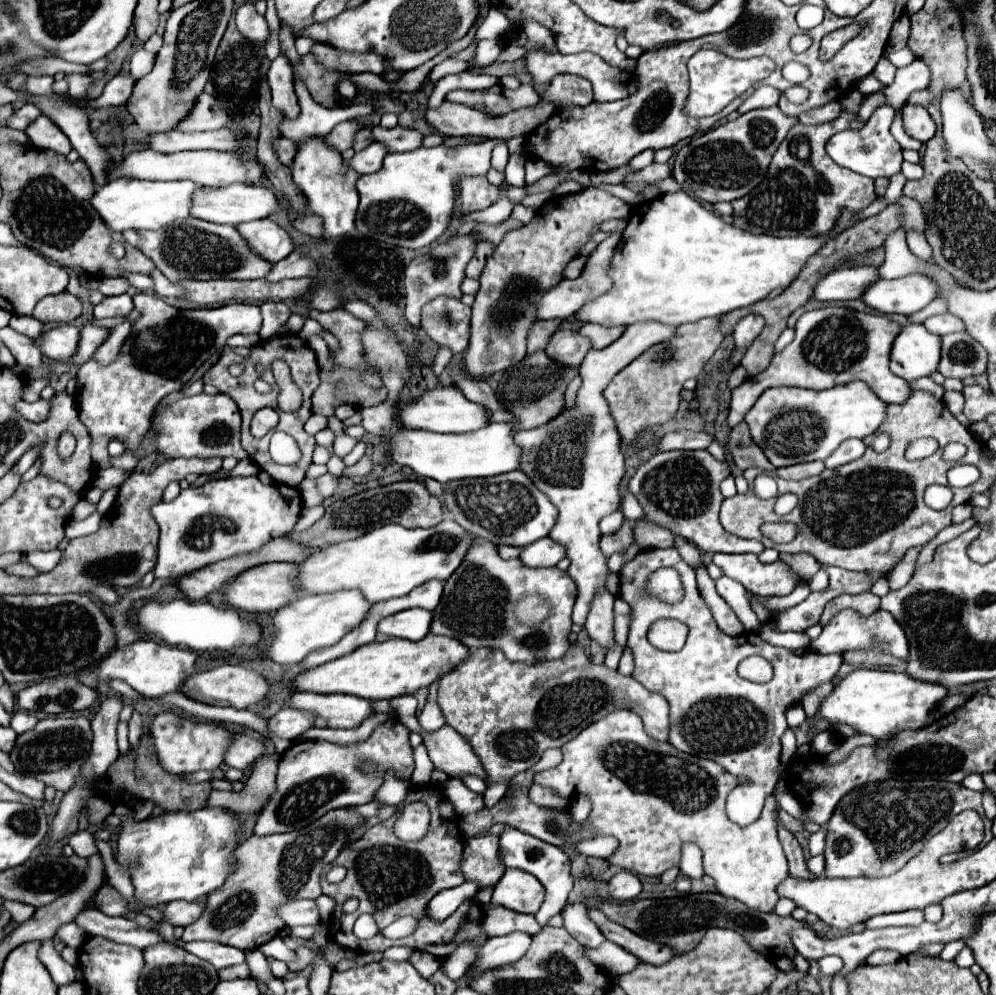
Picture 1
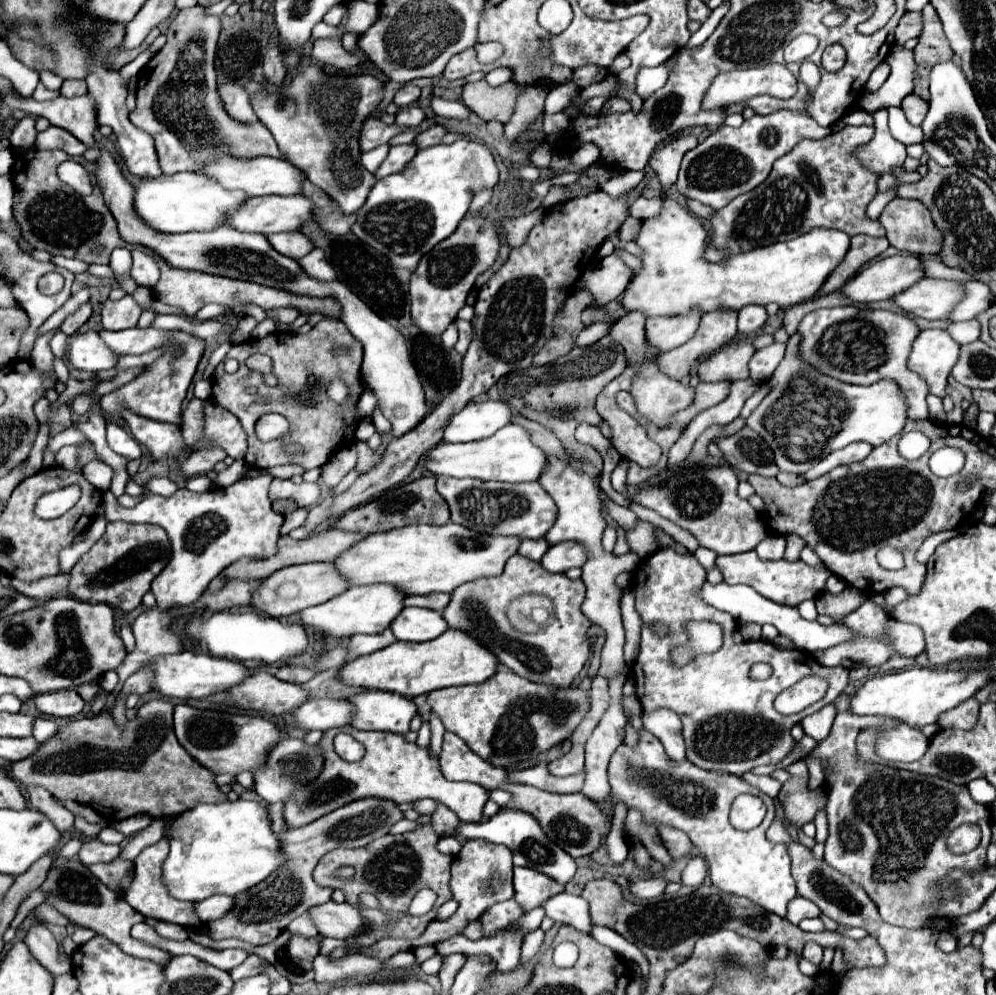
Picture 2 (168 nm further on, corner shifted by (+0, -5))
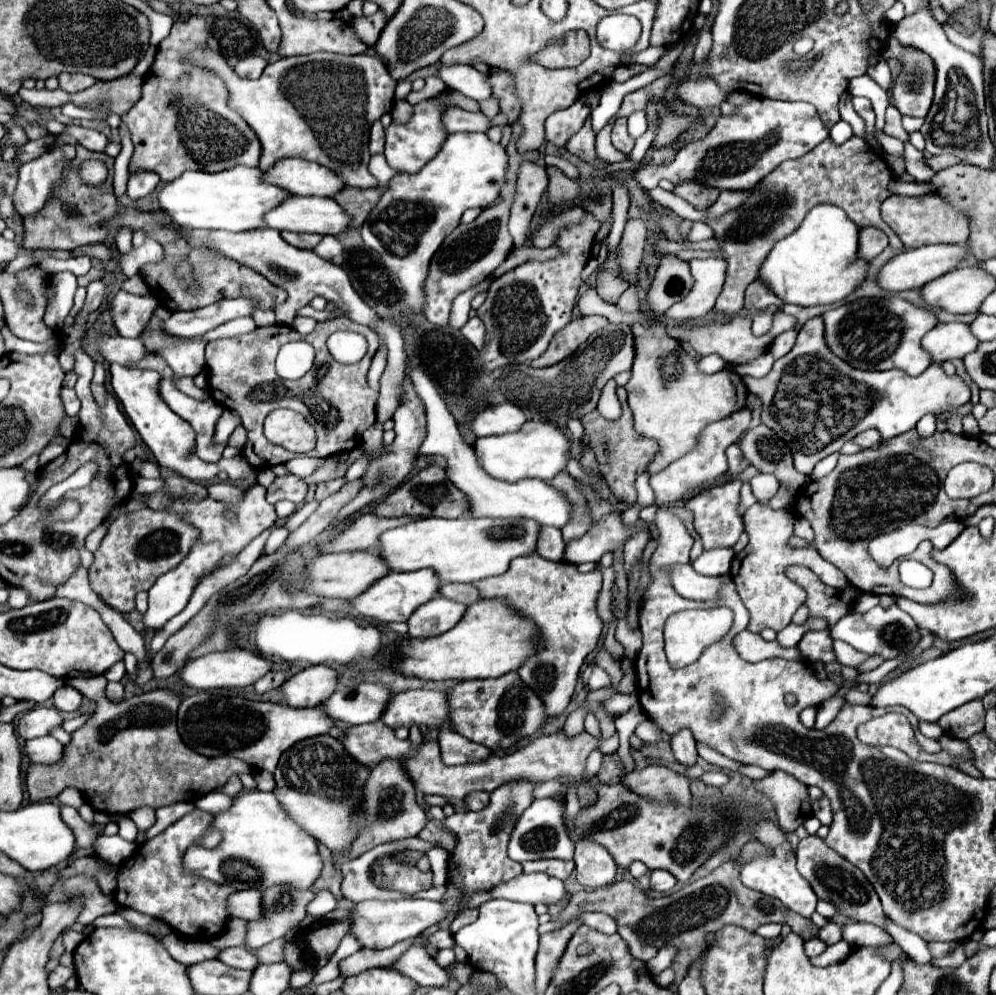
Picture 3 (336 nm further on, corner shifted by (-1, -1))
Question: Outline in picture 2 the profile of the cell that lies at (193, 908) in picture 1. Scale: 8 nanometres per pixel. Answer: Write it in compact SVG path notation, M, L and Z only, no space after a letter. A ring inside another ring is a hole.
M215 895L215 897L193 903L193 911L203 923L209 923L209 921L223 917L223 913L227 913L227 909L231 909L231 901L233 901L233 897Z

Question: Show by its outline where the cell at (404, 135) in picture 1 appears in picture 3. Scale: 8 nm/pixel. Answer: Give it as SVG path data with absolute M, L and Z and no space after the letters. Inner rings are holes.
M452 107L444 113L444 125L448 133L458 133L458 131L488 131L490 129L490 119L476 111L464 111L458 107Z

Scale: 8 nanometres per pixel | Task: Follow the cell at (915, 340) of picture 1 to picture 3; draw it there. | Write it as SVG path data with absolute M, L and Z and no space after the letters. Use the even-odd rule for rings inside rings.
M940 323L922 339L922 347L936 363L944 363L956 357L962 359L978 345L980 341L972 335L968 323Z

